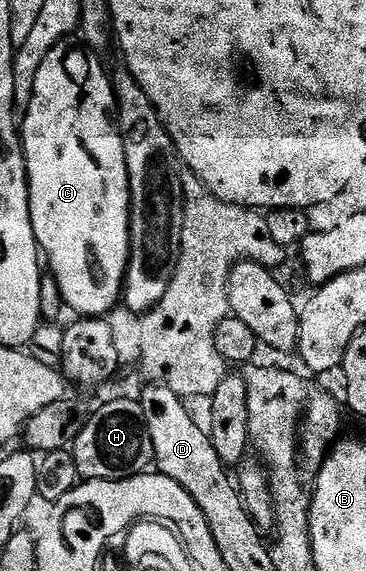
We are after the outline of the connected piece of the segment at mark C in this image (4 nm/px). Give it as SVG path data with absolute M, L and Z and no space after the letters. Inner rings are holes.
M69 39L61 41L43 60L38 75L35 77L34 94L31 95L30 106L23 114L19 132L21 144L25 151L25 170L29 172L31 227L35 231L38 250L47 262L48 272L56 279L61 298L68 308L73 308L81 317L105 317L122 300L125 272L129 266L129 176L127 175L127 159L125 158L121 131L117 128L115 120L117 97L113 93L110 74L108 72L105 74L105 69L95 54L88 53L83 46L72 45L71 42L73 41Z

